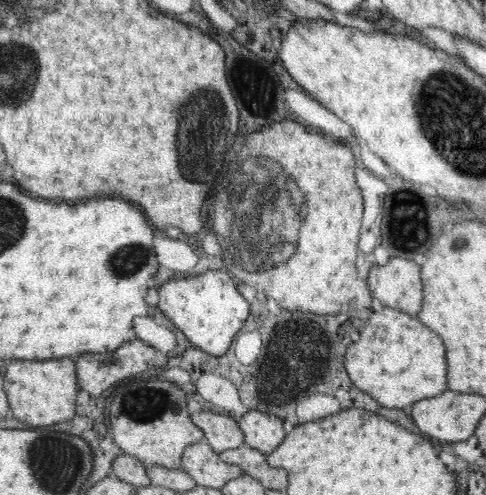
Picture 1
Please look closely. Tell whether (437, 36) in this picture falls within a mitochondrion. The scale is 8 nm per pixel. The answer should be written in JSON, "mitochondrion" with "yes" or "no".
{"mitochondrion":"no"}

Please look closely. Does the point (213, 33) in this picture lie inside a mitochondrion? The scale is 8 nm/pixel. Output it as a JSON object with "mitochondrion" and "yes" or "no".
{"mitochondrion":"no"}

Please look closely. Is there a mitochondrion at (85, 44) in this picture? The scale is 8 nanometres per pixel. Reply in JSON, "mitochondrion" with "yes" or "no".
{"mitochondrion":"no"}

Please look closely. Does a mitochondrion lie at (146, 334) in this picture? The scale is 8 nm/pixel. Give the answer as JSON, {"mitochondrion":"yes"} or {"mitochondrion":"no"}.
{"mitochondrion":"no"}

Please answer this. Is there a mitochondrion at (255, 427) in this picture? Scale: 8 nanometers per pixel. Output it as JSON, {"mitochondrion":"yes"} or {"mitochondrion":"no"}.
{"mitochondrion":"no"}

